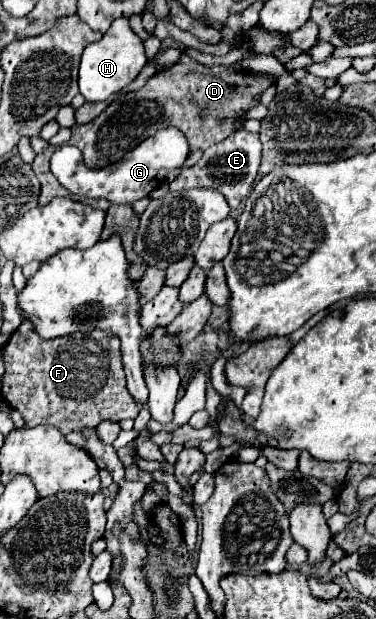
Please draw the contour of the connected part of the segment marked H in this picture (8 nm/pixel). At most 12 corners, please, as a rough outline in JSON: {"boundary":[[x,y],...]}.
{"boundary":[[120,16],[88,44],[80,94],[122,92],[146,66],[142,38]]}

